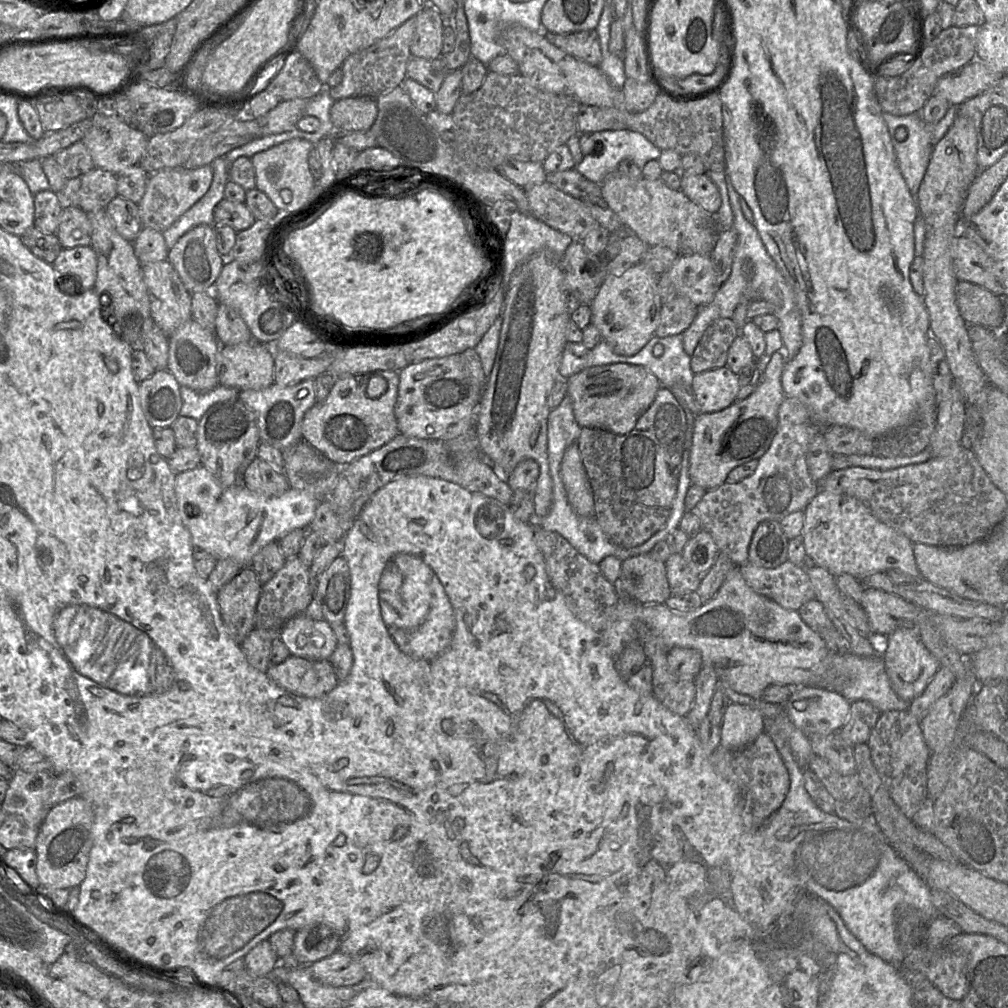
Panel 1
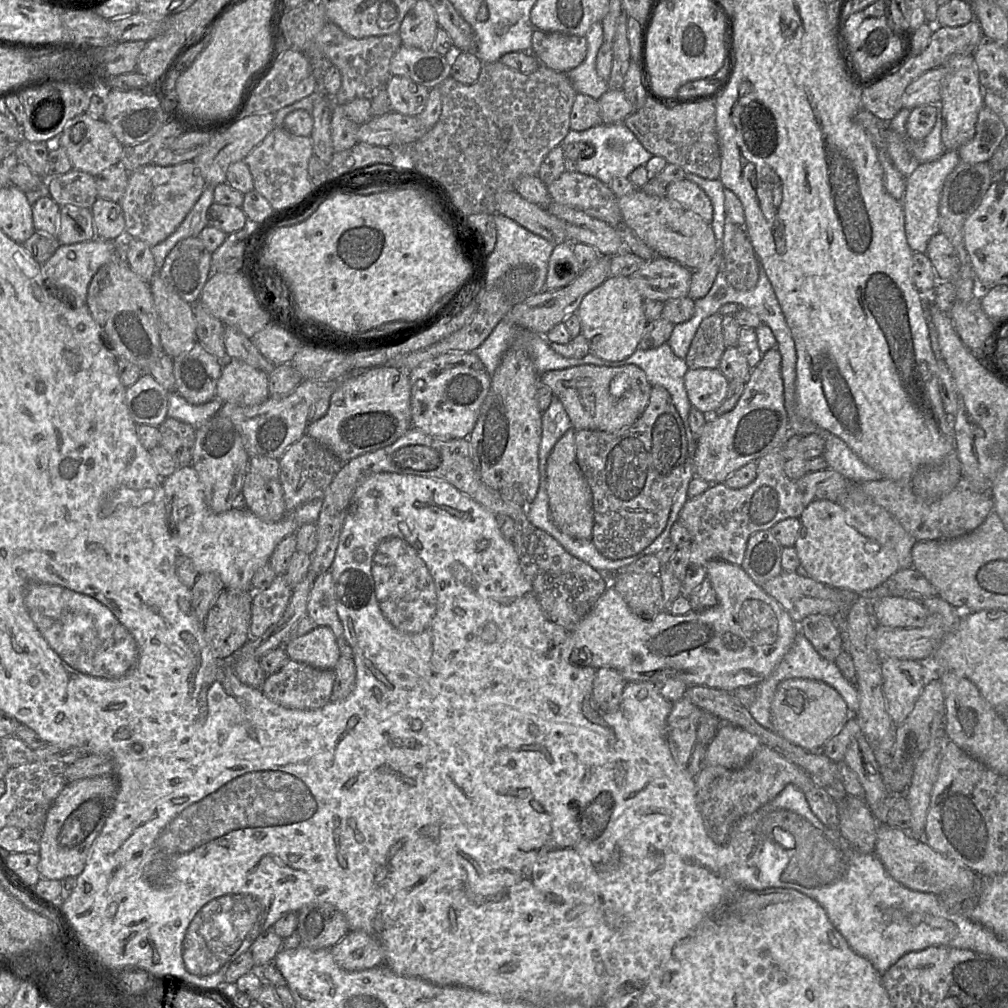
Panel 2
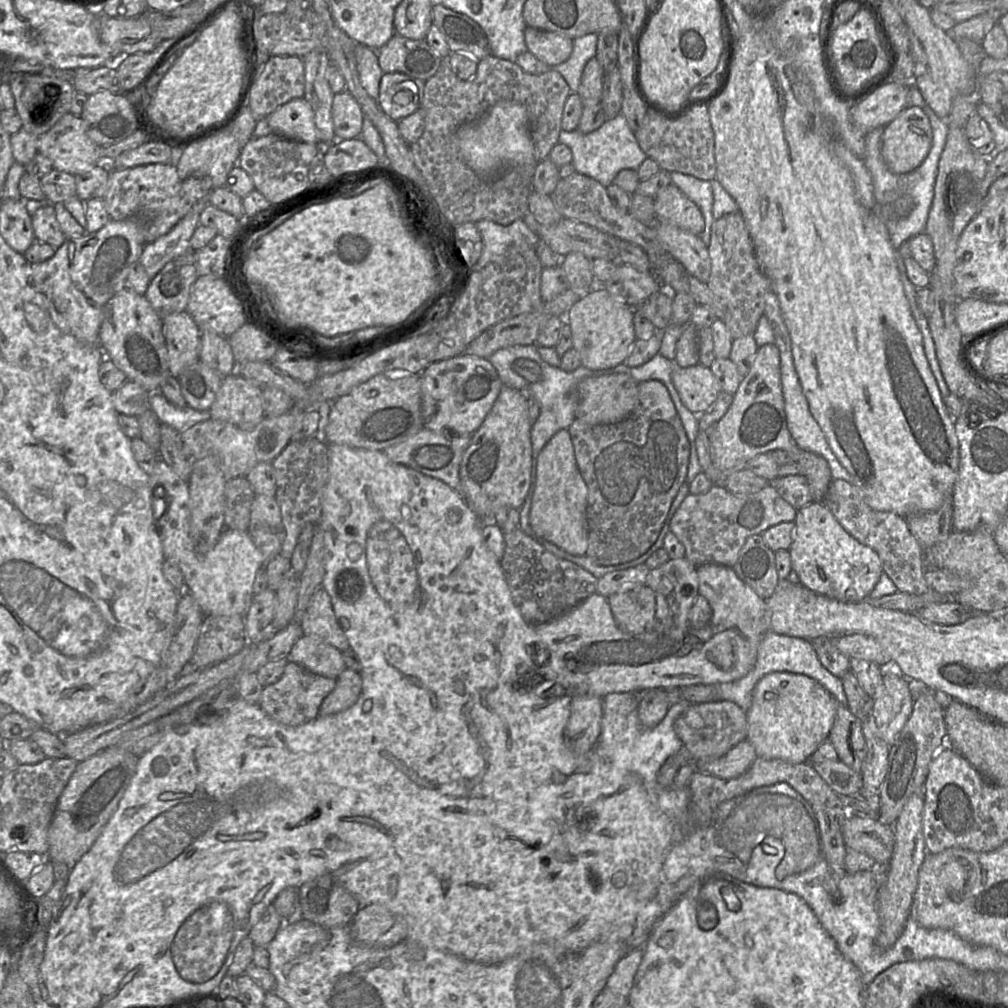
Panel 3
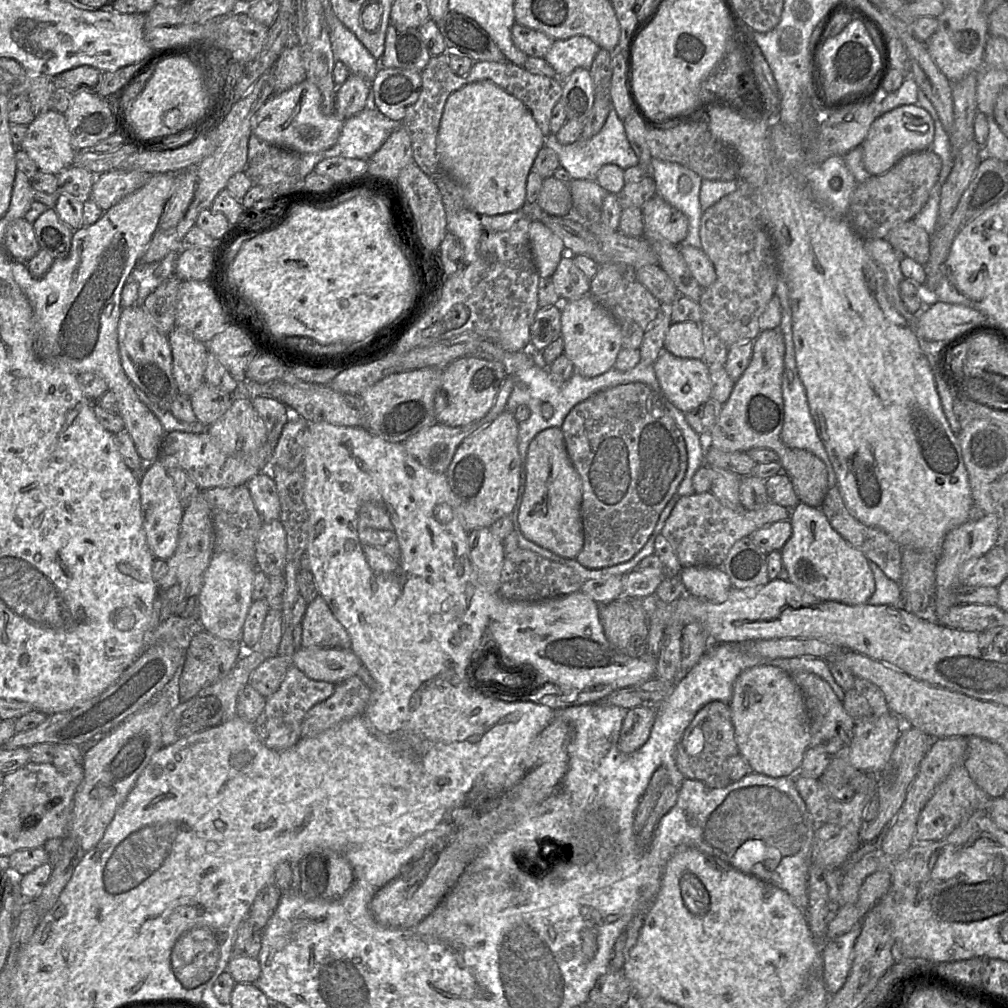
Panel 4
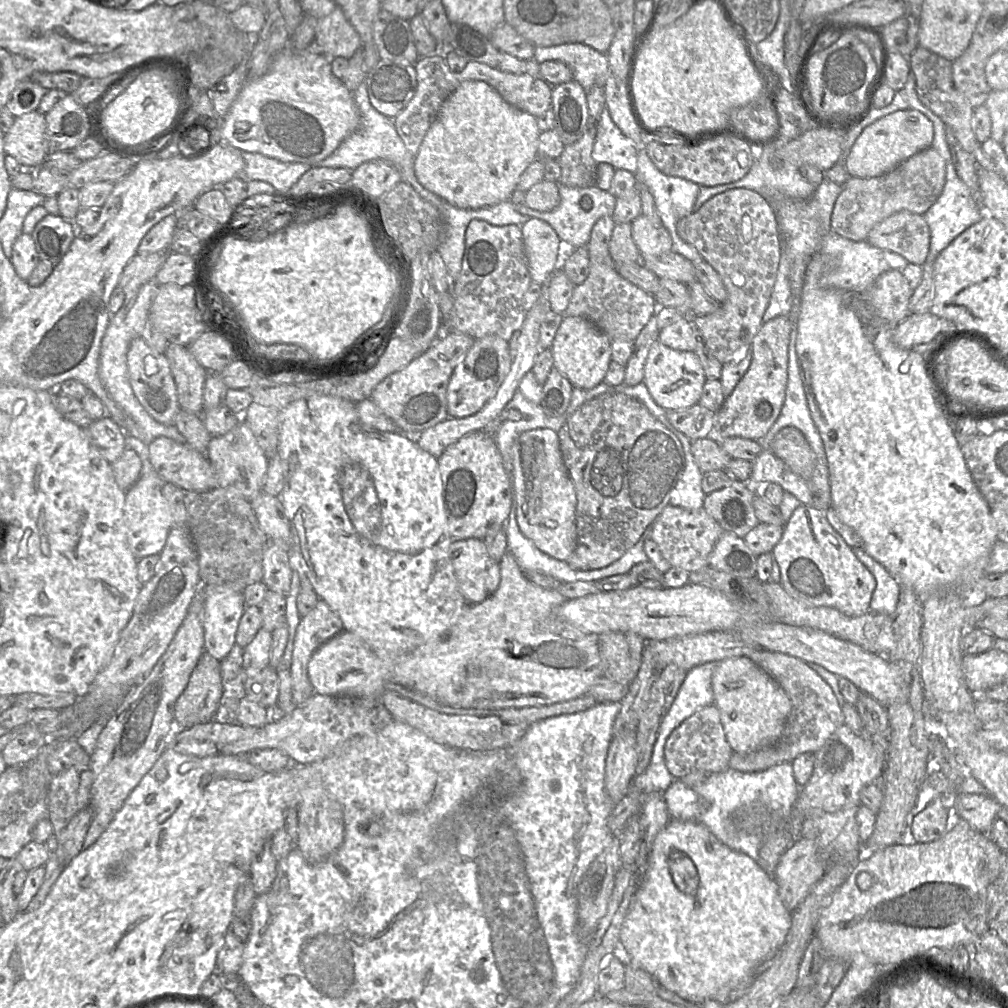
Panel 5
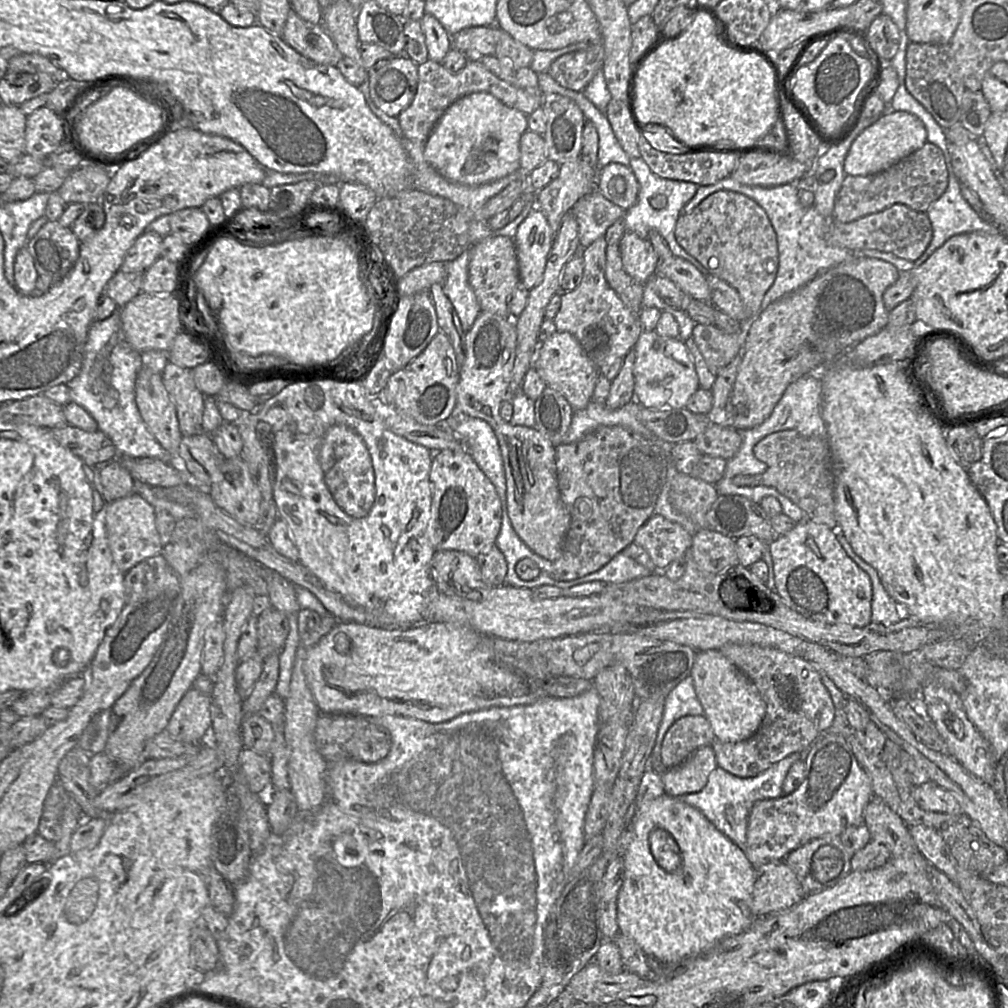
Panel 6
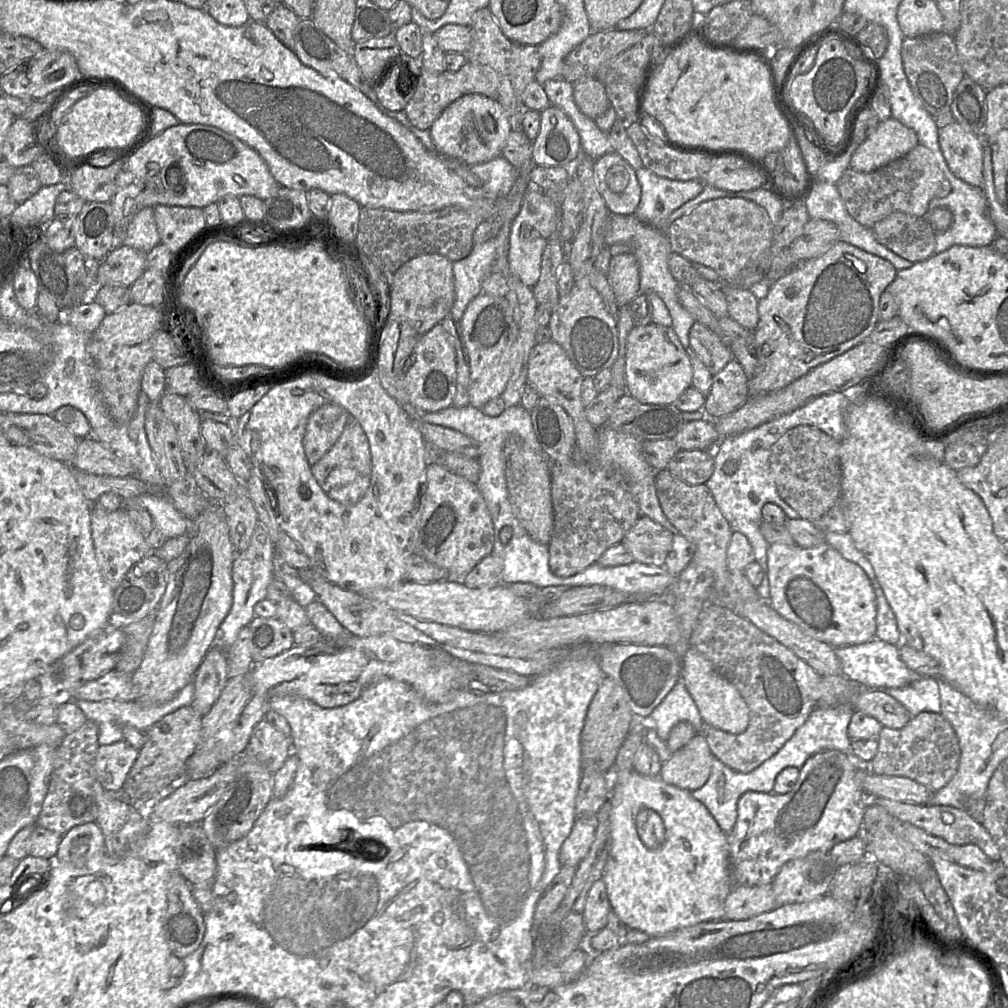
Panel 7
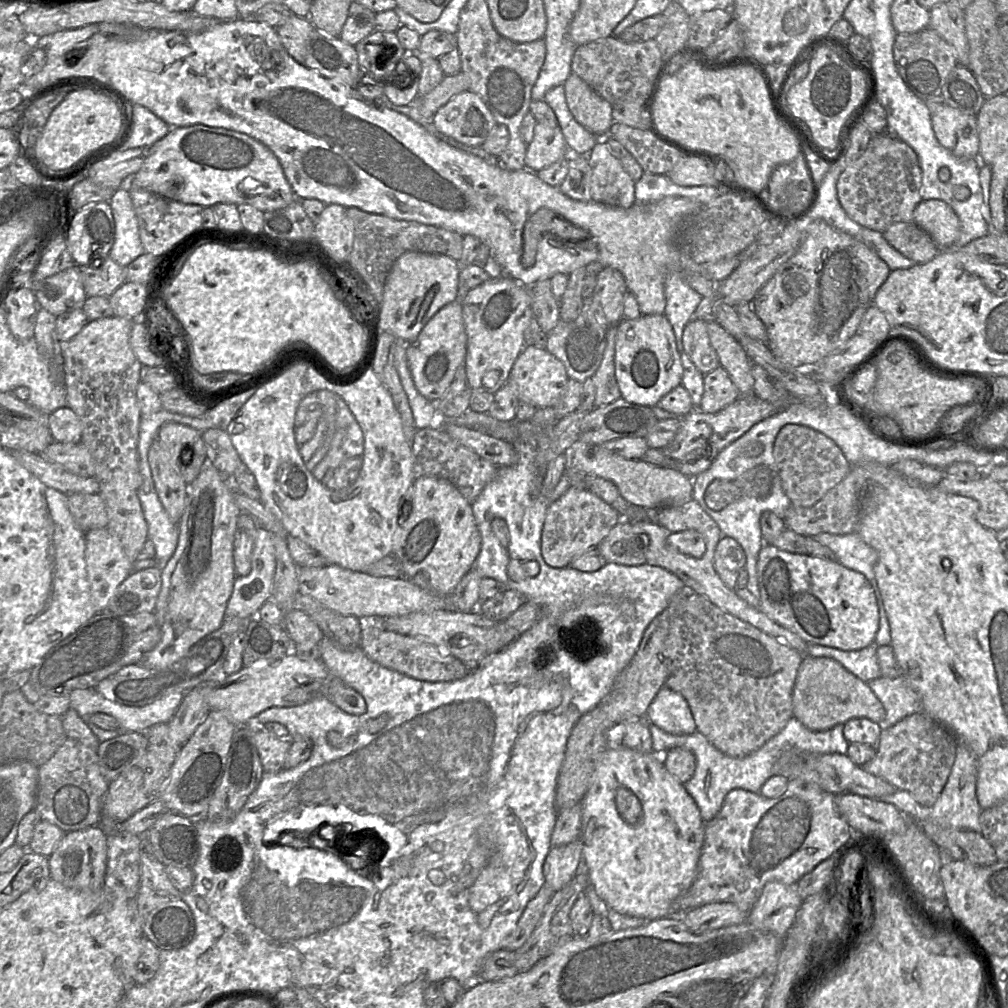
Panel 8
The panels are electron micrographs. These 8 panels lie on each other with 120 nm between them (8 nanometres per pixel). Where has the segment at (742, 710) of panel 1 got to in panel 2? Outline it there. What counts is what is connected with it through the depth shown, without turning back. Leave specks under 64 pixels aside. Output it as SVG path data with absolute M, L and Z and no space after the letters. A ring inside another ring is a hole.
M728 722L721 723L706 746L705 765L741 768L760 744L760 738L747 730Z

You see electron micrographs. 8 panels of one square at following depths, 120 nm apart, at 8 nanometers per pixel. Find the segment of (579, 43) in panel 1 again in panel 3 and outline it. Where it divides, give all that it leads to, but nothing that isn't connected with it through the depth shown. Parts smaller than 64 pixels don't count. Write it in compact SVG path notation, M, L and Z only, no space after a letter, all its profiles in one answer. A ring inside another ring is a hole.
M530 26L524 31L527 50L549 66L561 64L570 57L573 39L562 33Z

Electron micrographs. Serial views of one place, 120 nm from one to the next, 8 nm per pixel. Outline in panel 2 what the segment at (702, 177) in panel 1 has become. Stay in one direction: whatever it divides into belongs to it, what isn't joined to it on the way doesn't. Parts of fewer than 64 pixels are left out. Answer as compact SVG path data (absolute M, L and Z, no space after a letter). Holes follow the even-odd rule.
M688 179L674 181L667 185L666 197L680 206L698 214L706 222L713 220L713 205L708 195Z

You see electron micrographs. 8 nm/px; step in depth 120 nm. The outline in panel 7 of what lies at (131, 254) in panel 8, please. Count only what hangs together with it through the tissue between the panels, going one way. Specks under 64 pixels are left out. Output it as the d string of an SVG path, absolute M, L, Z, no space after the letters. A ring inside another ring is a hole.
M145 207L130 222L123 245L149 253L159 243L161 241L153 207Z

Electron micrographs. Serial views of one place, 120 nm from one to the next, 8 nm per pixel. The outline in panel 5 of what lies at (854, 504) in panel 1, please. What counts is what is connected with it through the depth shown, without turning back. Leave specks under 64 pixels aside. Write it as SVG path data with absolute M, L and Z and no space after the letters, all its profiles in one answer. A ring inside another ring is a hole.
M803 503L797 507L771 553L780 567L780 583L796 600L809 606L833 607L847 616L861 616L871 610L876 579L829 523L823 510Z

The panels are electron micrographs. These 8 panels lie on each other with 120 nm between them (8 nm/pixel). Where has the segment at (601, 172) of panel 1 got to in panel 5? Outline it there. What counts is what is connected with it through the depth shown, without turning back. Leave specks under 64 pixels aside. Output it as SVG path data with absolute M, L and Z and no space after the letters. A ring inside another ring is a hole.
M605 107L602 111L592 158L599 163L609 163L616 169L635 173L637 170L638 146L625 136L611 118Z

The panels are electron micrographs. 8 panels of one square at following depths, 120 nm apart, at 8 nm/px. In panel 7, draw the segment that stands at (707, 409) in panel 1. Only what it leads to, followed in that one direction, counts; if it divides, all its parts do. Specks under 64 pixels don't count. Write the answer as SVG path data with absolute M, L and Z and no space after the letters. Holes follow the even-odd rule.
M649 323L635 326L626 341L625 382L627 393L644 404L670 405L687 388L692 387L692 365L678 336L671 327Z

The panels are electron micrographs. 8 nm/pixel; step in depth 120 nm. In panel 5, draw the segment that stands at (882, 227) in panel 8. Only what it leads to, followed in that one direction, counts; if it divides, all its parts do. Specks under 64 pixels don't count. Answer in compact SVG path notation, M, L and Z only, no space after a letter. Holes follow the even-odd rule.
M932 147L901 162L893 170L872 178L850 177L843 185L831 217L832 231L854 241L866 241L872 228L899 211L923 215L943 191L946 163Z

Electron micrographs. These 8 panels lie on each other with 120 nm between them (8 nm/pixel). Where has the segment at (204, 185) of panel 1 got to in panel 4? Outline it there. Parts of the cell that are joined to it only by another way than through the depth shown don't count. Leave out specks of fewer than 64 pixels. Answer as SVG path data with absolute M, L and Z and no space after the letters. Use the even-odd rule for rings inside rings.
M112 170L95 175L90 199L103 212L144 186L153 174L140 171Z

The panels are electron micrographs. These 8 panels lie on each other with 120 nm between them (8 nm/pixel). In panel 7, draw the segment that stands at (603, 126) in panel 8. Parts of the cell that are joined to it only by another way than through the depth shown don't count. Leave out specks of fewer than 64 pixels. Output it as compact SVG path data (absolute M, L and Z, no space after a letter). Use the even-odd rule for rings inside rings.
M583 77L573 82L573 96L578 109L592 120L610 107L605 86L595 77Z

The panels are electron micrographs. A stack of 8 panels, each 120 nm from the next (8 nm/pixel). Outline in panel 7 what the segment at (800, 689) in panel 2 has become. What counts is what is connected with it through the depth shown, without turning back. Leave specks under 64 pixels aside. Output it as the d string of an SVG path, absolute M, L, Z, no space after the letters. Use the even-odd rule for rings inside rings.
M690 646L683 659L681 682L693 698L704 725L709 725L731 734L740 734L748 726L749 709L737 688L723 677L713 663L696 648Z

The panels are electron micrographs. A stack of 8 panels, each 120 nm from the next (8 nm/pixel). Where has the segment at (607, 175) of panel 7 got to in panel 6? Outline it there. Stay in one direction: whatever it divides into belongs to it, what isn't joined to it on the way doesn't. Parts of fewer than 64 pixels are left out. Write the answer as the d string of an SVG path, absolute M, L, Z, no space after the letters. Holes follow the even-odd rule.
M610 163L601 168L598 189L606 199L628 210L637 201L639 183L630 166Z

